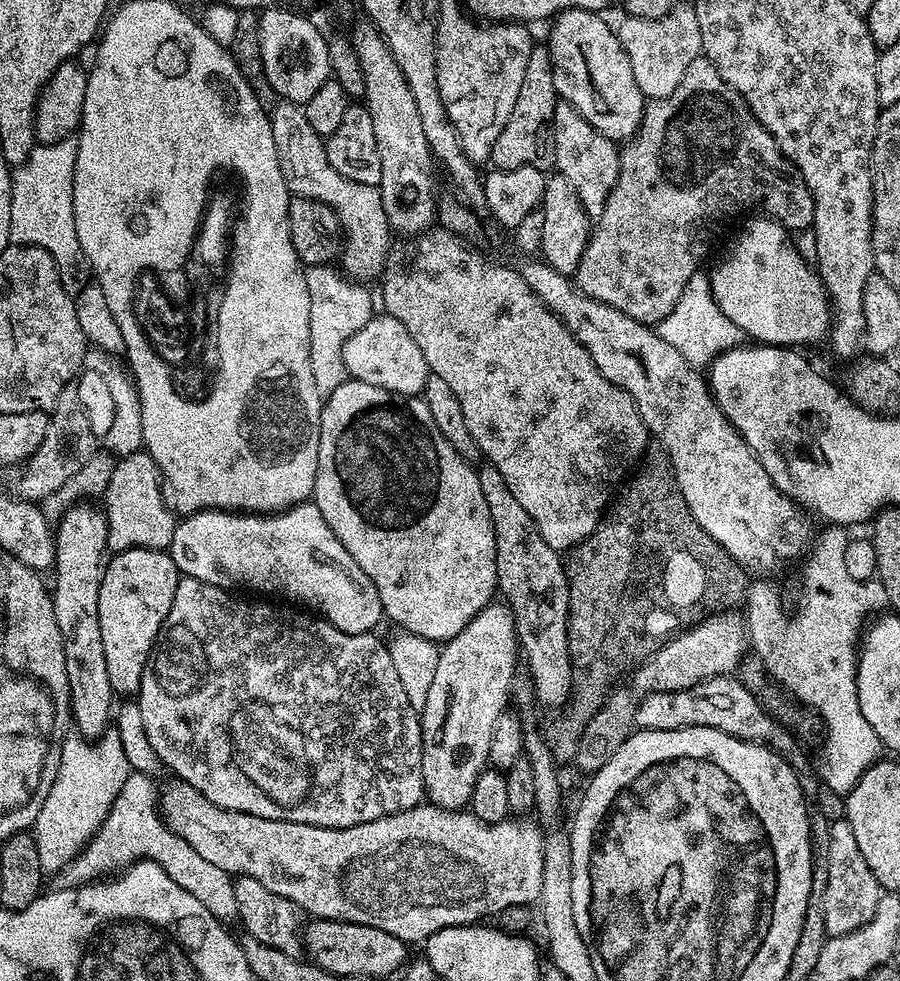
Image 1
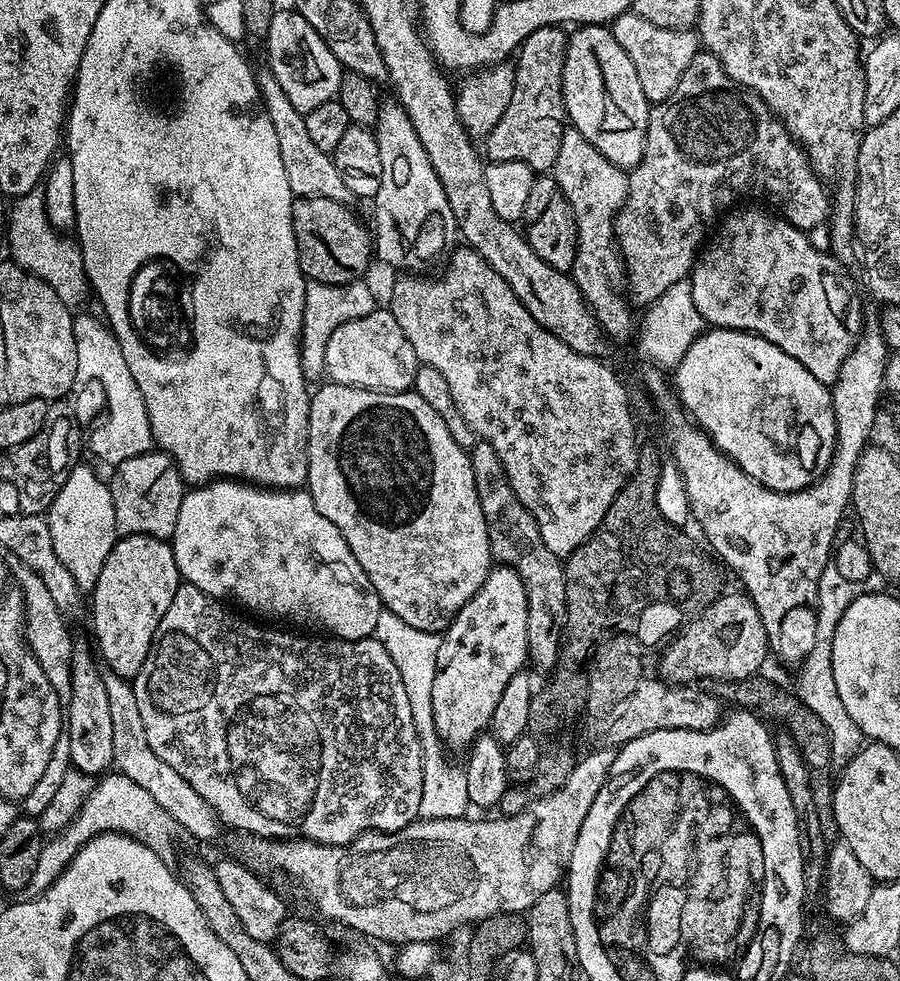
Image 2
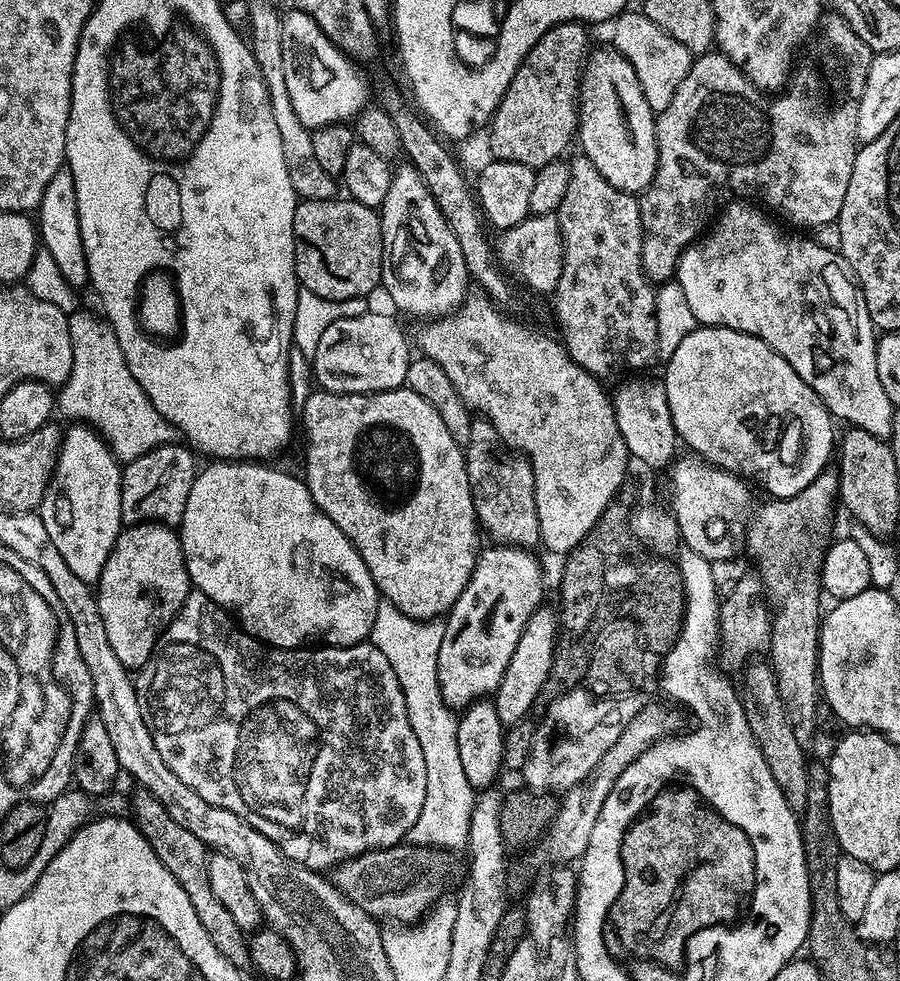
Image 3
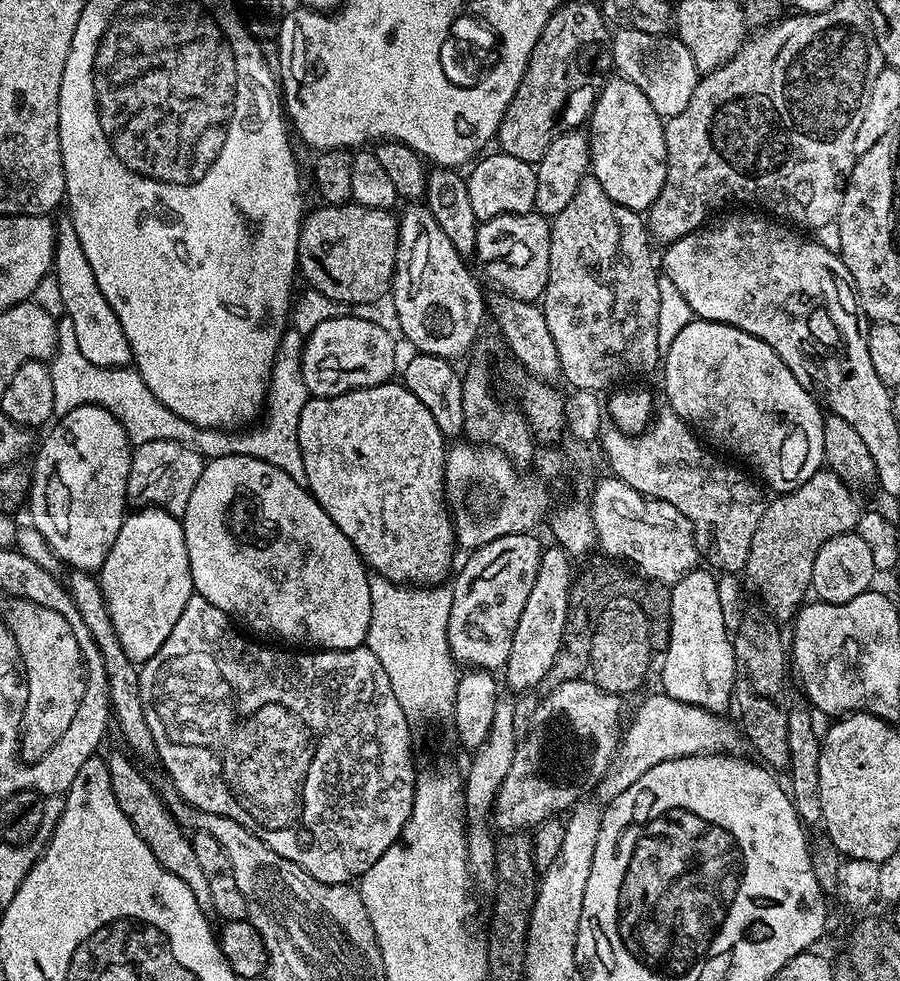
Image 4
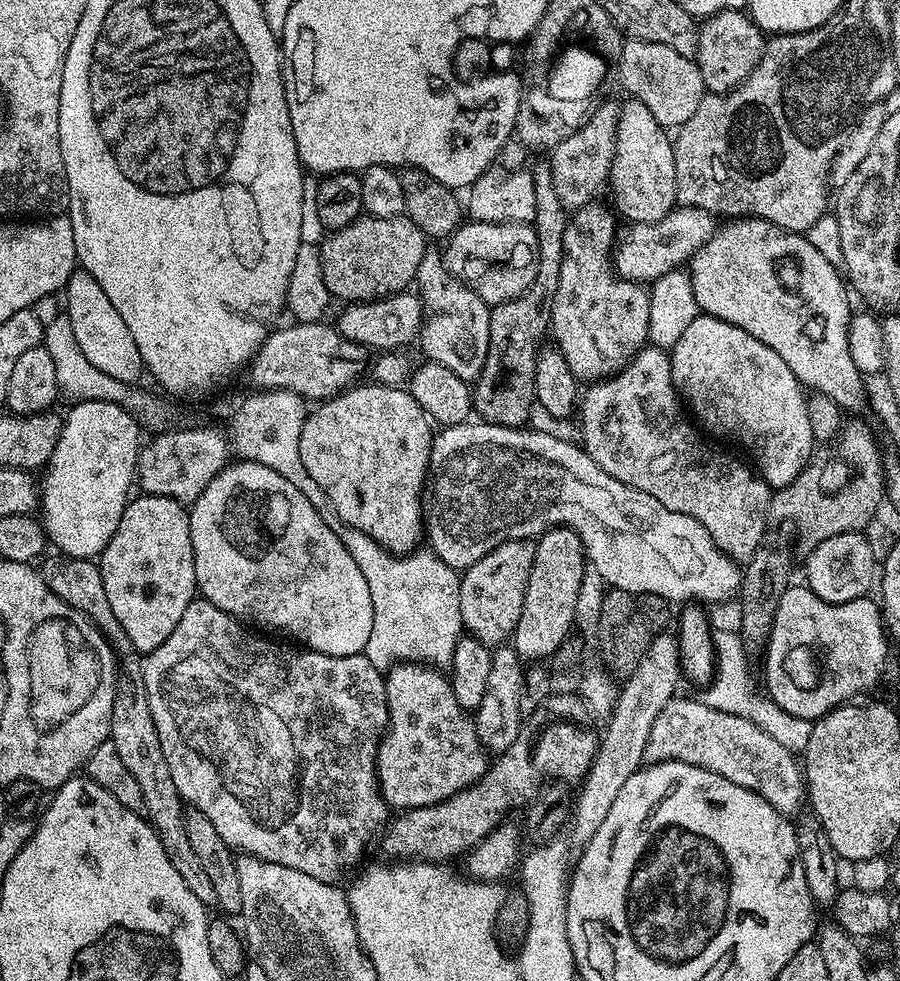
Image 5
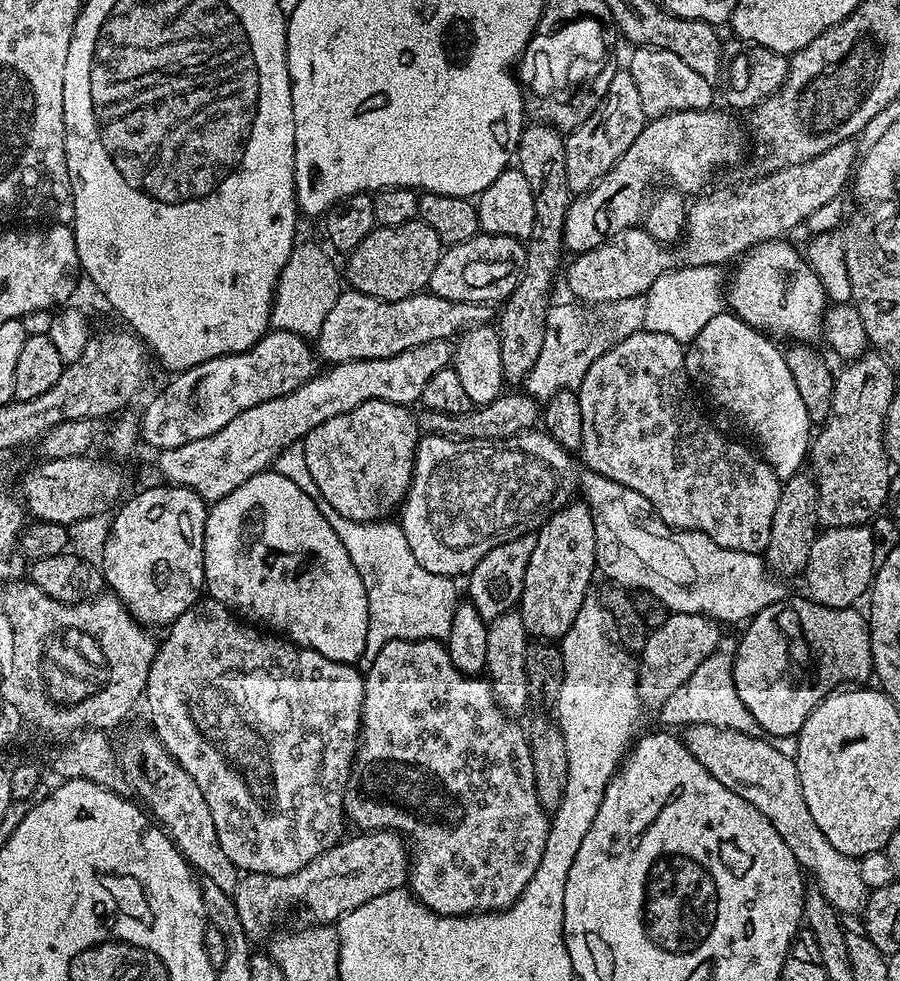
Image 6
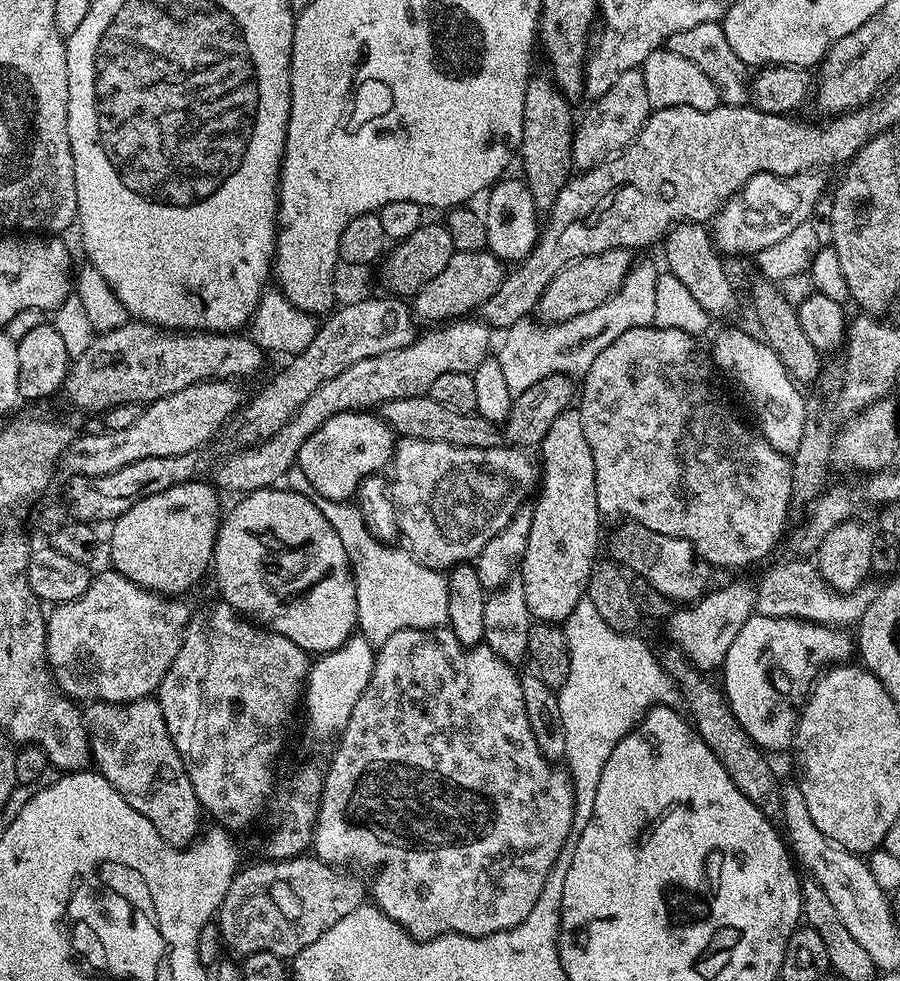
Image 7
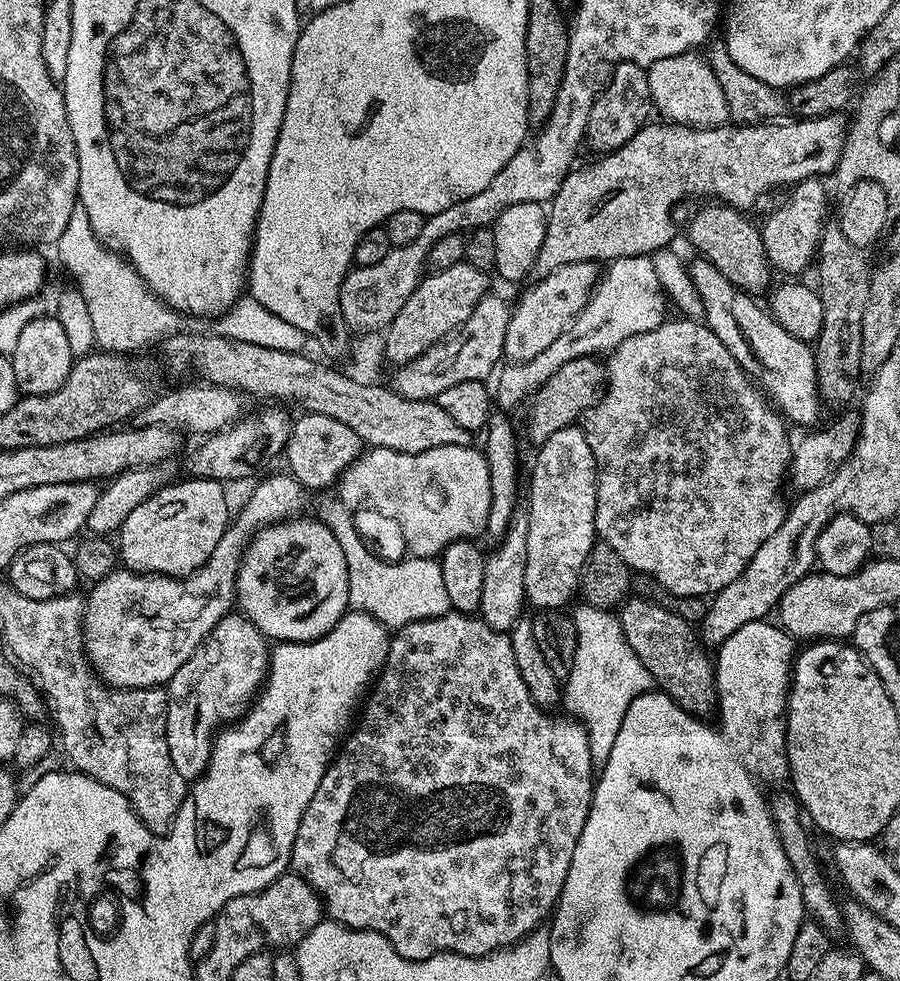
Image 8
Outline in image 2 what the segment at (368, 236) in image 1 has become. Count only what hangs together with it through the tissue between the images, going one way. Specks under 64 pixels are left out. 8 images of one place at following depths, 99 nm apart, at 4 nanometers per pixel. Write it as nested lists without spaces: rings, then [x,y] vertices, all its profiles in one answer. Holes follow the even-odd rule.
[[[261,68],[256,72],[256,84],[261,90],[266,114],[270,122],[274,122],[274,134],[278,134],[278,150],[282,153],[282,166],[286,169],[286,182],[290,182],[293,197],[325,196],[348,204],[353,199],[353,194],[346,182],[342,182],[342,174],[338,174],[331,155],[318,150],[318,146],[310,142],[310,134],[306,134],[304,125],[304,113],[294,110],[294,105],[290,103],[290,98],[286,98],[282,86],[278,86],[278,78],[274,78],[271,68]]]

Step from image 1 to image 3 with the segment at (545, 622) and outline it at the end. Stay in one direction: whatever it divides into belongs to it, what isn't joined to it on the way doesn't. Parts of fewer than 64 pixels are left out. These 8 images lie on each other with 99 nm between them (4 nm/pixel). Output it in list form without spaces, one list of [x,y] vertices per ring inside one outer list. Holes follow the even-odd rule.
[[[483,418],[473,419],[470,442],[463,445],[463,449],[476,518],[486,536],[488,531],[492,539],[489,541],[515,548],[535,549],[540,544],[540,523],[534,502],[534,470],[528,457],[513,452],[503,444],[498,430],[494,430],[491,422]]]

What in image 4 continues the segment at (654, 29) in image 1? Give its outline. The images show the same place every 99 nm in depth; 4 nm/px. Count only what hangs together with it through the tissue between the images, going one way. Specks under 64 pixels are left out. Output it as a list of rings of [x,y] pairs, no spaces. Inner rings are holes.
[[[616,28],[610,36],[610,56],[616,63],[615,71],[626,77],[642,94],[646,94],[650,106],[660,117],[677,116],[686,110],[690,102],[690,94],[694,94],[694,86],[698,83],[698,73],[694,66],[694,58],[690,58],[690,50],[682,46],[675,35],[646,34],[646,30],[633,28]]]

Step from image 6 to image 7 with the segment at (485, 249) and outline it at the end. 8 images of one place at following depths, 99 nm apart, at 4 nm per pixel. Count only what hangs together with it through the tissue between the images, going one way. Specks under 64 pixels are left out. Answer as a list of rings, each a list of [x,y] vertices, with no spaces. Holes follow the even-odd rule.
[[[485,250],[483,252],[458,252],[452,253],[450,262],[446,262],[446,270],[438,274],[438,278],[430,278],[416,291],[410,307],[417,321],[436,320],[432,322],[448,322],[453,318],[464,318],[471,310],[479,309],[480,305],[487,302],[502,286],[506,275],[505,265]]]

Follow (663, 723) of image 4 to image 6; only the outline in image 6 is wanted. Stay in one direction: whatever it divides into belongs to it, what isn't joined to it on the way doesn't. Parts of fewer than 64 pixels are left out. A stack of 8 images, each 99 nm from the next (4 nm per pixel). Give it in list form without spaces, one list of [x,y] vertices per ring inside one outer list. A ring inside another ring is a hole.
[[[709,724],[687,725],[683,729],[682,739],[690,754],[694,754],[694,758],[706,766],[711,776],[754,805],[771,822],[774,830],[782,834],[782,842],[790,846],[790,854],[794,854],[801,869],[811,879],[812,876],[816,879],[813,880],[815,885],[837,912],[863,913],[870,889],[862,880],[860,861],[855,856],[834,850],[834,846],[826,842],[826,834],[818,830],[818,822],[814,822],[810,810],[806,810],[806,798],[802,798],[802,782],[798,782],[798,770],[793,757],[778,754],[778,750],[774,750],[767,739]]]

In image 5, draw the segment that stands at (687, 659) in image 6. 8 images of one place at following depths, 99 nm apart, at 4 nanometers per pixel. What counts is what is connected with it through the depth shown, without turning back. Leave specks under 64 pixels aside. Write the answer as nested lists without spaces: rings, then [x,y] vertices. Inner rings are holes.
[[[668,635],[655,636],[648,643],[646,654],[642,654],[642,662],[634,666],[634,674],[630,674],[619,685],[616,705],[607,719],[608,726],[604,730],[600,750],[590,760],[588,775],[582,782],[584,789],[580,796],[578,792],[574,800],[574,819],[570,824],[570,832],[572,828],[571,839],[576,839],[577,845],[586,845],[590,838],[594,838],[598,826],[602,826],[602,818],[606,818],[614,798],[618,798],[618,790],[626,786],[626,778],[640,771],[644,764],[646,738],[650,738],[650,726],[654,726],[654,718],[658,718],[662,706],[666,706],[677,695],[676,687],[682,683],[681,658],[677,637]]]

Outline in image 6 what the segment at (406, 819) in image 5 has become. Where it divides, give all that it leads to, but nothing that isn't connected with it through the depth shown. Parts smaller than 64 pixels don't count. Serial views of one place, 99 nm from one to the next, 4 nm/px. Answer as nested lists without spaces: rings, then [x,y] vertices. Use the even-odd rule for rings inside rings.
[[[364,830],[356,835],[360,836],[349,835],[332,848],[325,848],[309,864],[302,866],[302,870],[289,876],[267,876],[257,872],[241,875],[240,885],[235,890],[234,899],[238,918],[246,934],[253,938],[264,935],[267,937],[273,931],[272,923],[283,912],[284,904],[301,904],[316,919],[313,921],[336,922],[350,910],[370,902],[370,898],[378,898],[378,894],[386,894],[395,888],[404,888],[410,880],[410,853],[404,837],[398,832],[383,830]]]

